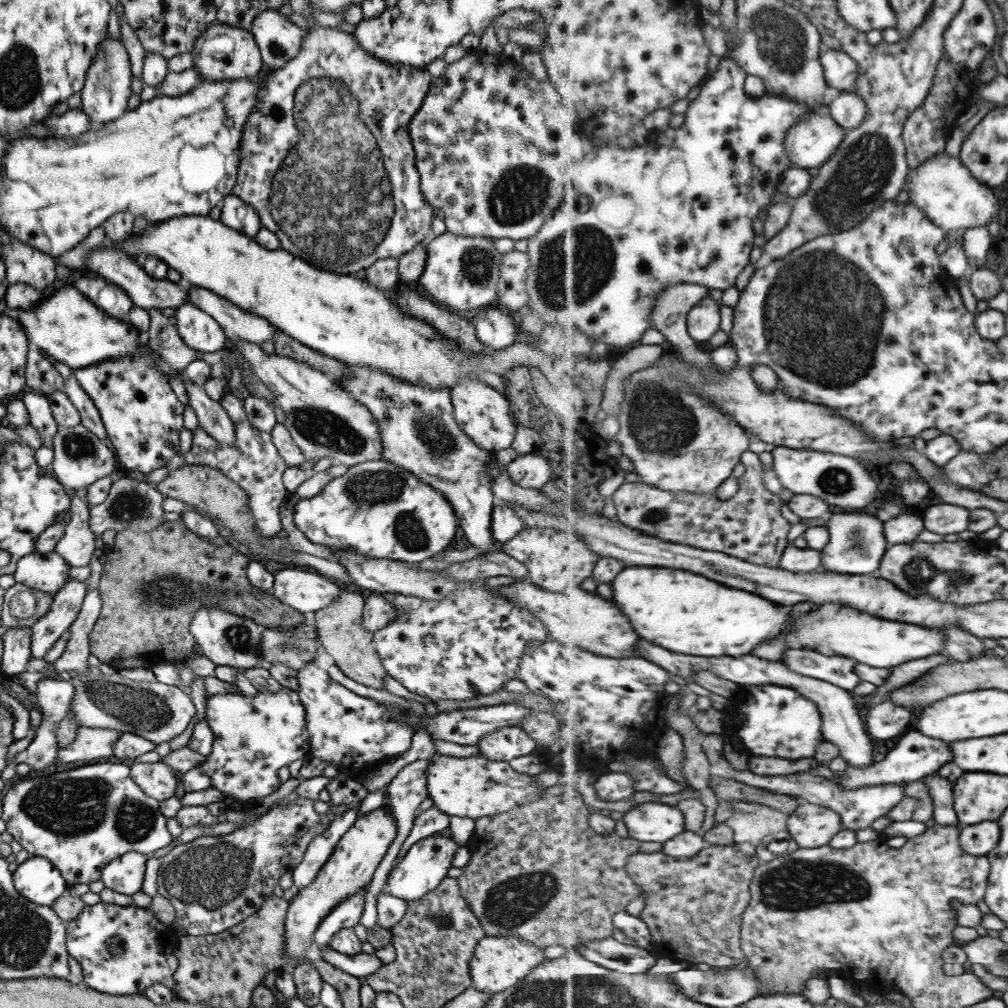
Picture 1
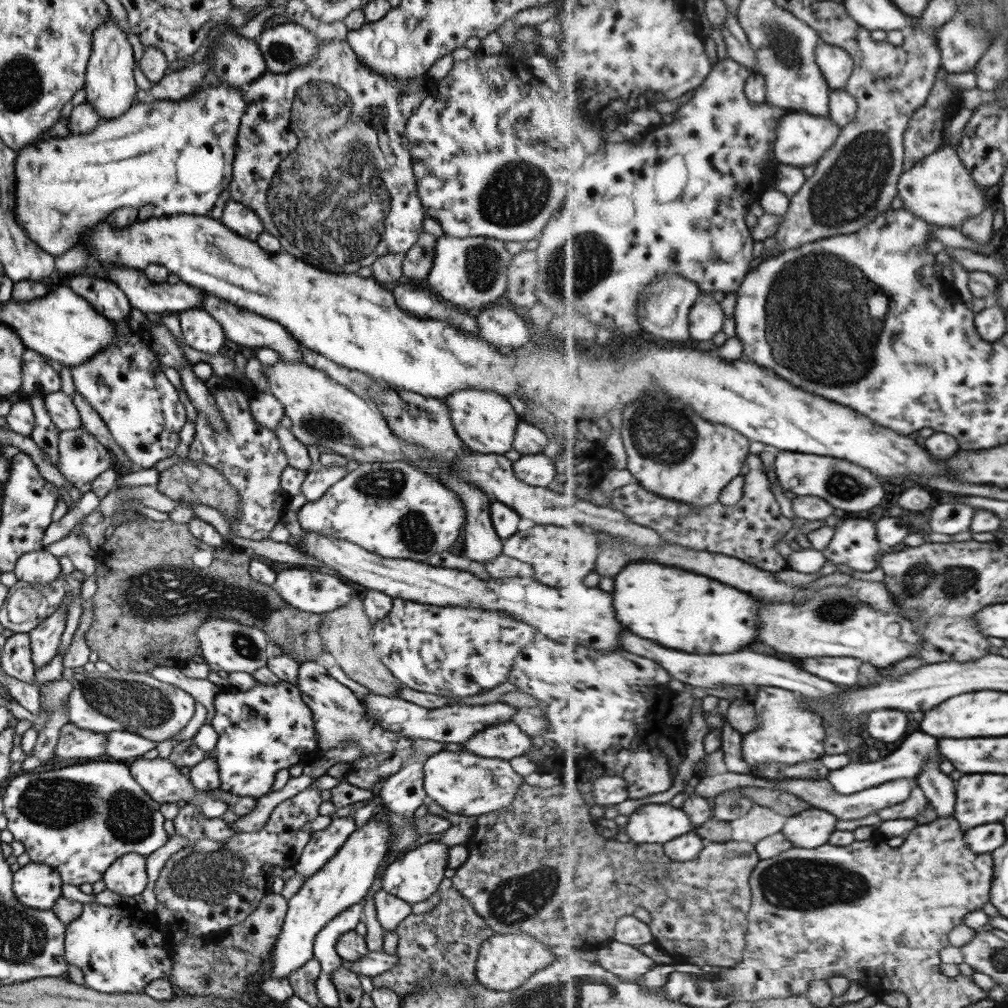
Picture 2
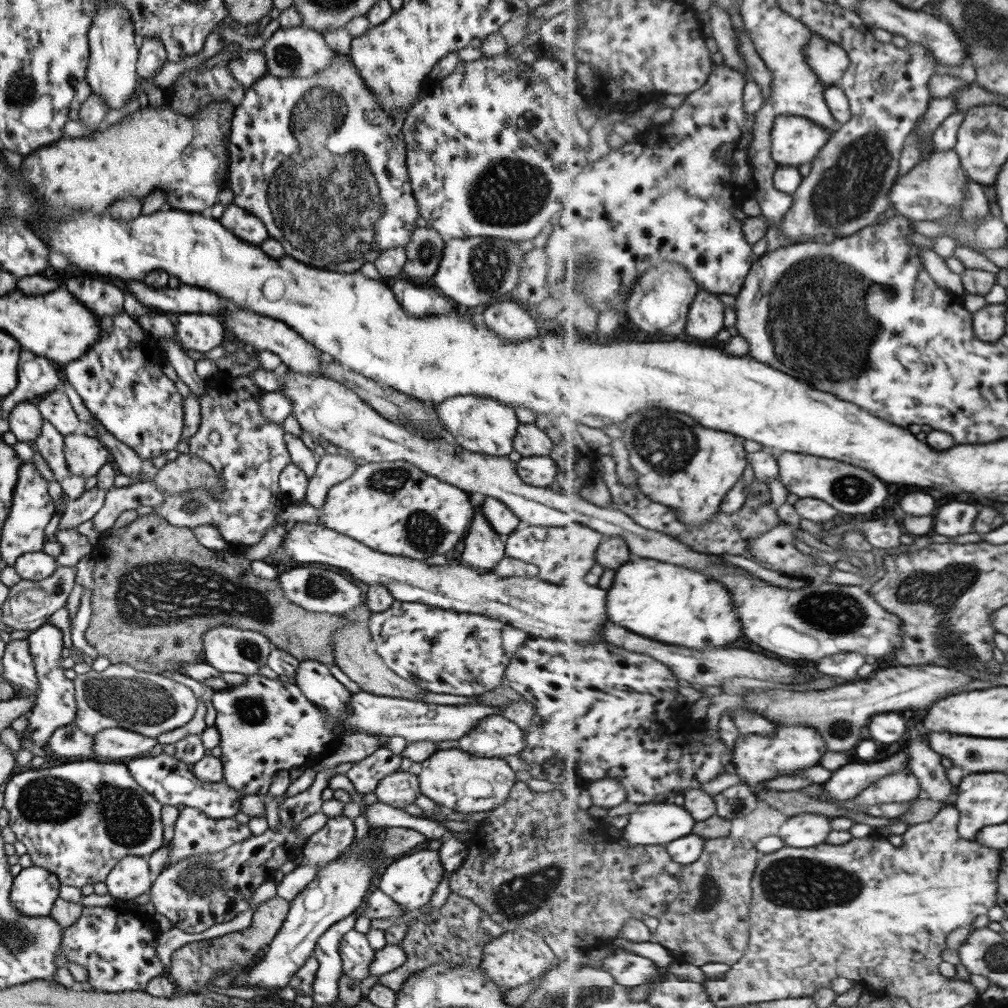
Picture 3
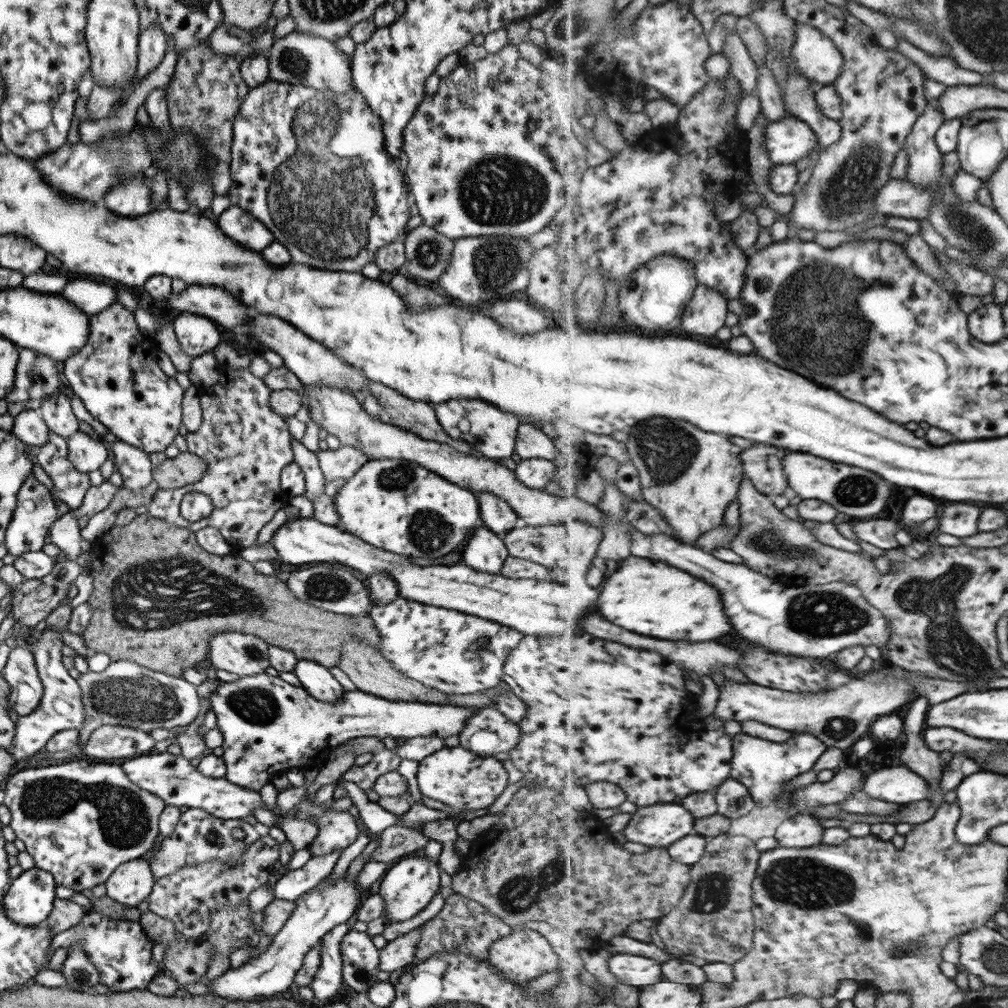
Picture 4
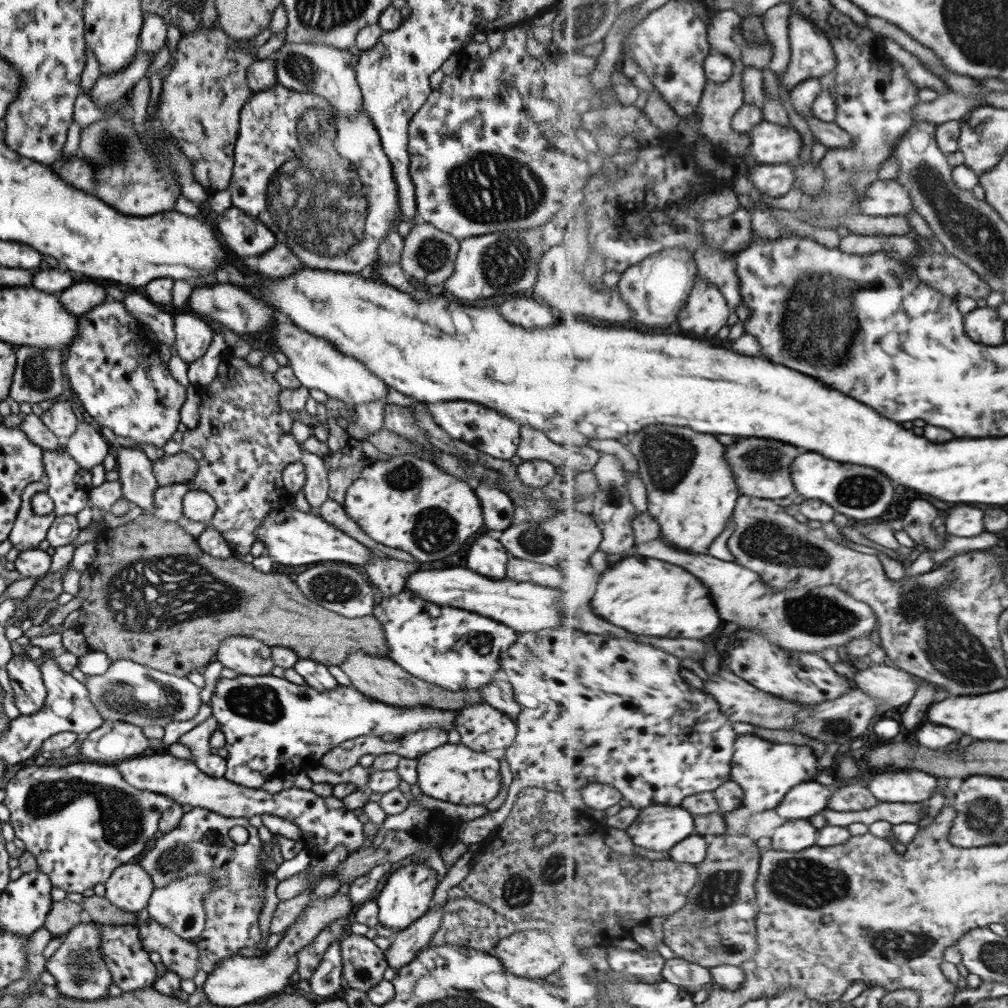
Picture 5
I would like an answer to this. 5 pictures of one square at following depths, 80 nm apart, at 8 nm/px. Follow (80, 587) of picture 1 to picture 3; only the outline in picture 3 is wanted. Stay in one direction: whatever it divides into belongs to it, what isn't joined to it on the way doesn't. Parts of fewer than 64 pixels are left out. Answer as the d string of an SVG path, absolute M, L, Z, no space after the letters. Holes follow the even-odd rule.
M44 623L35 631L31 631L26 642L38 680L38 692L33 708L25 716L27 727L19 739L21 742L23 735L27 735L35 745L41 748L56 728L73 723L75 714L77 714L77 707L73 701L72 682L63 675L63 668L57 665L64 652L61 630L51 624Z

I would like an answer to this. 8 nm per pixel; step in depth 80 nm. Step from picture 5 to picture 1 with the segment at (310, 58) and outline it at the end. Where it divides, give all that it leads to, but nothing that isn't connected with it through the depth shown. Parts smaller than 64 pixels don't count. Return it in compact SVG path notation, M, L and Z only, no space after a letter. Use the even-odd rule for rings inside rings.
M262 10L250 22L250 33L257 45L262 64L273 70L296 57L306 30L300 29L276 11Z

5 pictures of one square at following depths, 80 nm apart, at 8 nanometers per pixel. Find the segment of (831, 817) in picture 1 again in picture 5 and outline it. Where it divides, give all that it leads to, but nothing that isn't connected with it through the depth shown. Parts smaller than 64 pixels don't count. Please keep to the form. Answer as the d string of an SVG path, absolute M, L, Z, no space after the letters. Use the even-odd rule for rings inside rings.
M809 819L787 820L772 836L770 848L788 852L801 852L817 845L820 829L815 828Z

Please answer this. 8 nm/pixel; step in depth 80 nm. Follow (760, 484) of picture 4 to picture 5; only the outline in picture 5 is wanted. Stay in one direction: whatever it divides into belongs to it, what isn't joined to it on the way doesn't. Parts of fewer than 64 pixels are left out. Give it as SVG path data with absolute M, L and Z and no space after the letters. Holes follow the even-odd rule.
M752 436L737 437L737 442L728 446L726 457L734 470L741 495L749 495L778 501L787 498L796 490L792 479L792 462L807 450L791 446L788 442L772 438L757 438ZM741 438L741 440L739 440Z

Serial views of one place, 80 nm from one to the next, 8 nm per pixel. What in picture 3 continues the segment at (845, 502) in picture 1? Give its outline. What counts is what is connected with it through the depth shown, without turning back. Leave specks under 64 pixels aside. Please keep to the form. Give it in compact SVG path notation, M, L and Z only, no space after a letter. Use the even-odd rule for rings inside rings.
M783 452L777 459L780 463L780 482L789 492L801 499L818 498L847 514L869 514L889 498L887 484L883 484L867 469L830 458L815 458L809 454L793 452Z

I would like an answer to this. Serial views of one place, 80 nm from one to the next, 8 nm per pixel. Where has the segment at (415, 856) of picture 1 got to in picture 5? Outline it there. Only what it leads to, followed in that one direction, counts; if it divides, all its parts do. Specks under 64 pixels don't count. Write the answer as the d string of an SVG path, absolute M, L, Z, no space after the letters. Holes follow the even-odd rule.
M404 861L393 870L381 888L375 902L378 906L378 924L385 928L394 928L398 931L407 928L413 921L423 916L429 906L433 904L432 896L440 879L427 863Z

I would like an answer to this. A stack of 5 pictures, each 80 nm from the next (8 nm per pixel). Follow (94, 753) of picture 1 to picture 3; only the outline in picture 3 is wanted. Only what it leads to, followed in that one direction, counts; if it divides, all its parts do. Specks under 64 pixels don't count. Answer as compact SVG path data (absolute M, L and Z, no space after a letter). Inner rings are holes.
M74 723L56 728L48 738L49 754L83 760L93 752L93 735L81 732Z

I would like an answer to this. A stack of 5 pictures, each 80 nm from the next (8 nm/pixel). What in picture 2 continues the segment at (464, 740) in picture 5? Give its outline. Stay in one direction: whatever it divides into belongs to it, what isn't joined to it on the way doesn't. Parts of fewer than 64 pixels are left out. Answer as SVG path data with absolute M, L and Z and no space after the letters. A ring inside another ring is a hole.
M511 721L483 728L463 744L468 753L506 761L525 755L530 746L530 738Z

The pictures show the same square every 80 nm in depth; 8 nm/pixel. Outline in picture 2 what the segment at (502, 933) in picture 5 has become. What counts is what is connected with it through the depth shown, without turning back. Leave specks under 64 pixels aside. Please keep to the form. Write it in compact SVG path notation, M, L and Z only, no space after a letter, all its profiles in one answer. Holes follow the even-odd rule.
M444 878L436 888L434 897L439 901L427 912L412 914L411 912L394 928L397 934L396 963L389 971L382 972L377 976L370 977L372 987L387 988L397 996L408 996L414 992L426 978L432 980L450 980L458 984L470 984L474 982L474 964L477 958L477 951L481 942L495 934L485 921L473 910L473 907L454 888L449 878Z

